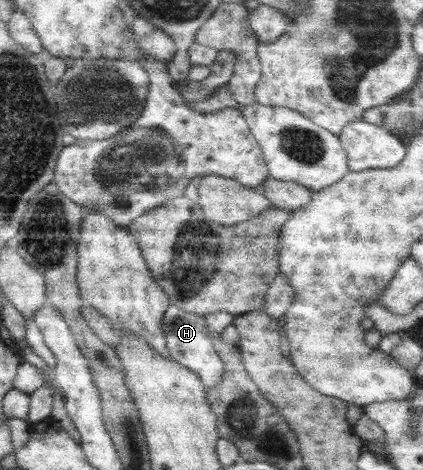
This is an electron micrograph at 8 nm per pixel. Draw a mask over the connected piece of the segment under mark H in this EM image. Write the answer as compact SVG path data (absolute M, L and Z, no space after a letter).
M170 304L164 314L162 331L171 357L193 371L201 379L205 388L214 387L219 381L222 381L224 362L215 351L213 341L210 339L211 330L204 316L187 312Z

